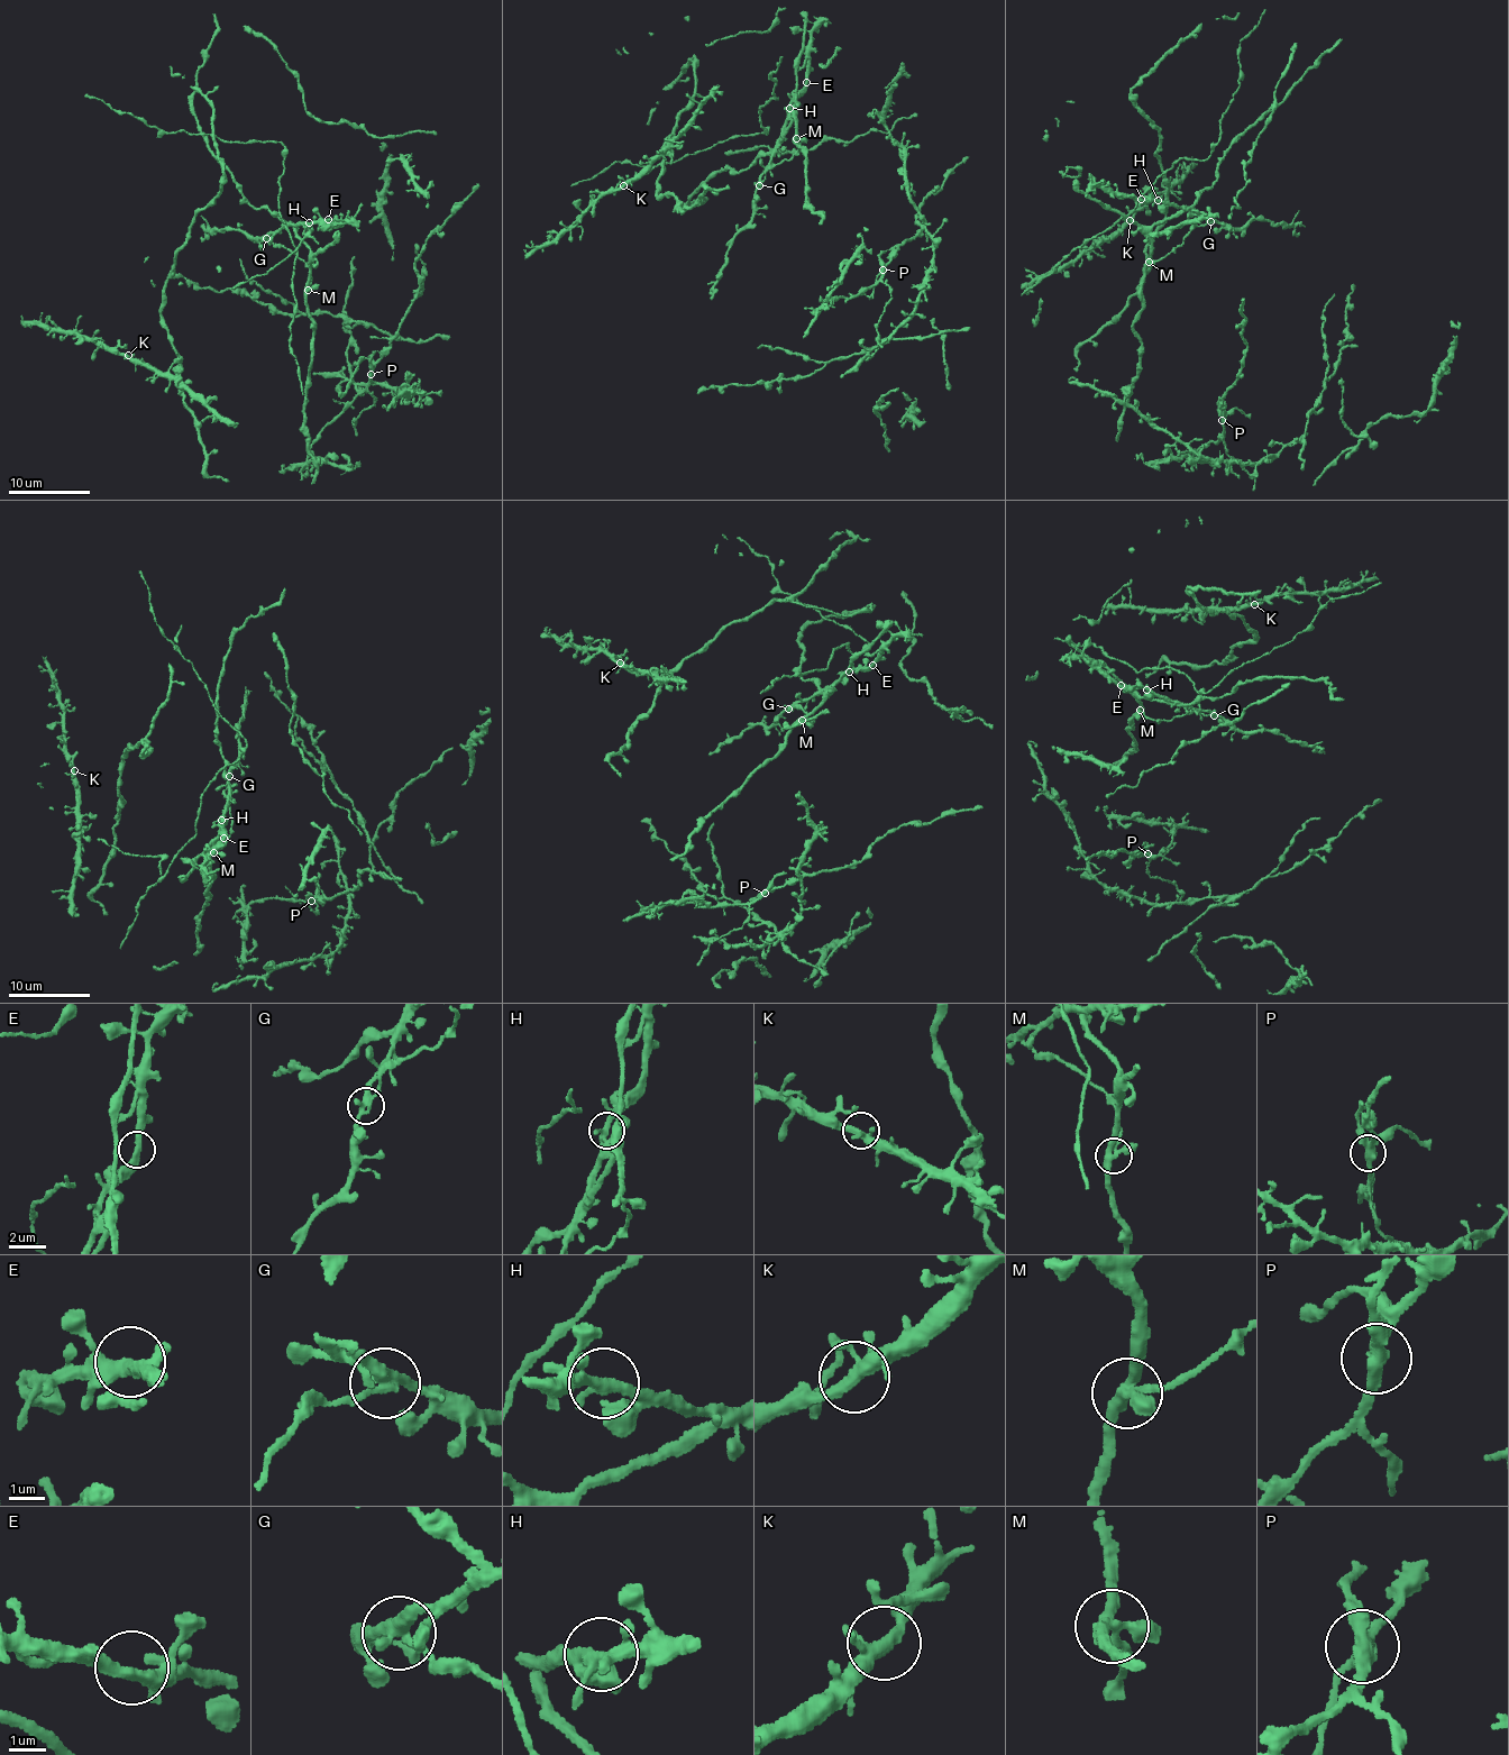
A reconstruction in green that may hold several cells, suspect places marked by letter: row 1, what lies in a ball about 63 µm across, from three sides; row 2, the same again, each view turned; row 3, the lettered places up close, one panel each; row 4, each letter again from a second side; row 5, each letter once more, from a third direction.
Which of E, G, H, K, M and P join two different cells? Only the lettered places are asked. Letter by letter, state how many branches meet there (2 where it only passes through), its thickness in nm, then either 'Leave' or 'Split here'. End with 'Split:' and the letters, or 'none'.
E: Branches: 2. Thickness 360 nm. Leave
G: Branches: 3. Thickness 320 nm. Split here
H: Branches: 4. Thickness 280 nm. Leave
K: Branches: 4. Thickness 320 nm. Leave
M: Branches: 4. Thickness 320 nm. Split here
P: Branches: 3. Thickness 320 nm. Split here
Split: G, M, P

